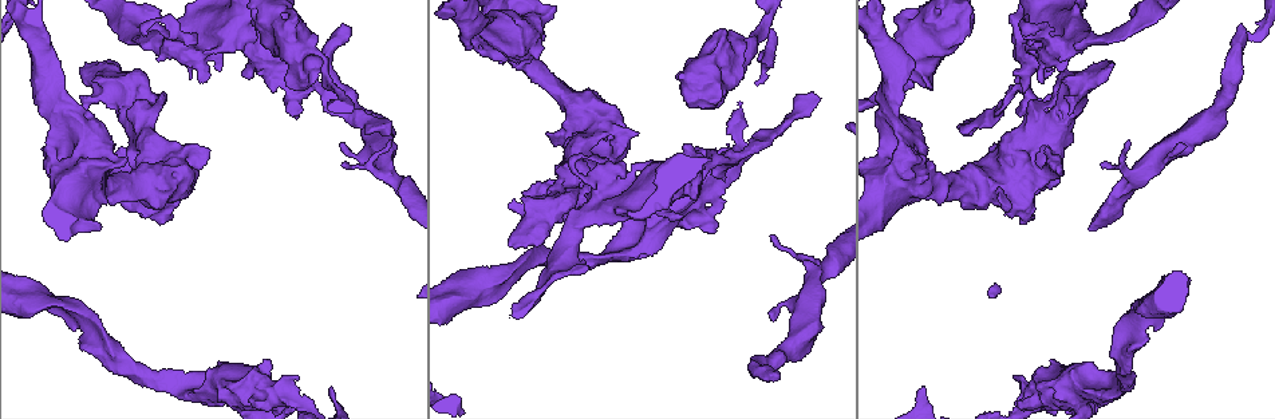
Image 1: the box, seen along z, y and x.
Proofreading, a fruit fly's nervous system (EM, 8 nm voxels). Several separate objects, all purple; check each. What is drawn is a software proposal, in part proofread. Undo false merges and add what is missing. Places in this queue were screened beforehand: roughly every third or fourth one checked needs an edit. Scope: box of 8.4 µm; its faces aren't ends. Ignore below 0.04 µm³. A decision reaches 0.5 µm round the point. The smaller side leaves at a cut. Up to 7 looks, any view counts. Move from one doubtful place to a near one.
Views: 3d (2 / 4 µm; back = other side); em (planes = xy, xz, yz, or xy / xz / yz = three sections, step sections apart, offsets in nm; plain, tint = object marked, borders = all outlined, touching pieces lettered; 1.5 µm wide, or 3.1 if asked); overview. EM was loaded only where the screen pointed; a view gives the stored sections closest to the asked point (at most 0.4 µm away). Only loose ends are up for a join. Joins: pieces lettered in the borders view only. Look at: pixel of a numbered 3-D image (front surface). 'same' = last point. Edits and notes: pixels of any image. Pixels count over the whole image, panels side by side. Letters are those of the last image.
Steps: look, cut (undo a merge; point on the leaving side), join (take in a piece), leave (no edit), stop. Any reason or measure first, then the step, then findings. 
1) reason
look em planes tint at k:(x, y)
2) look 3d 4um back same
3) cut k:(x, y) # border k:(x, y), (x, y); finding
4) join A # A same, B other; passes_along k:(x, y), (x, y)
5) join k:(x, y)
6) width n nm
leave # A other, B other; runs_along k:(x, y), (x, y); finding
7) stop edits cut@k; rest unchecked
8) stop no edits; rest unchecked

look 3d 4um back at 1:(887, 118)

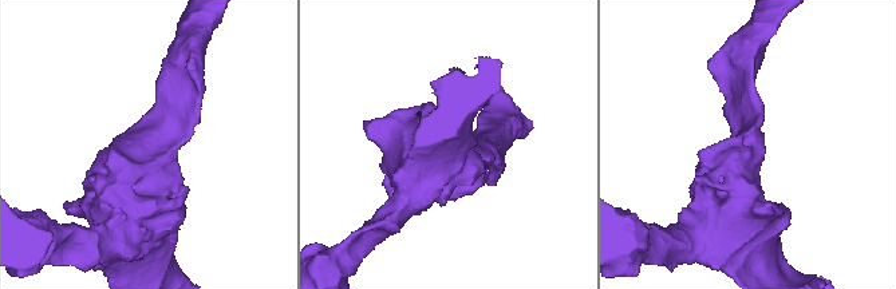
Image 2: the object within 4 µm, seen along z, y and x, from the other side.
look em planes plain at 2:(746, 141)

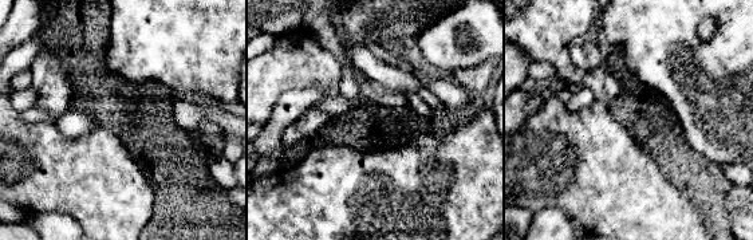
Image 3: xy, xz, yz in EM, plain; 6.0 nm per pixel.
look em planes borders same

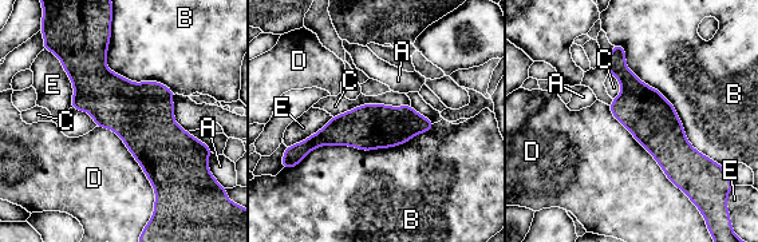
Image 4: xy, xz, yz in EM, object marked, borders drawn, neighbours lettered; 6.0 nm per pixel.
longest_contact B 900 nm
leave # A other, B other, C other, D other, E other; border 4:(608, 106), (612, 115), (691, 202); one cell here

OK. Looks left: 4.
thick turns thin
look 3d 4um back at 1:(657, 221)

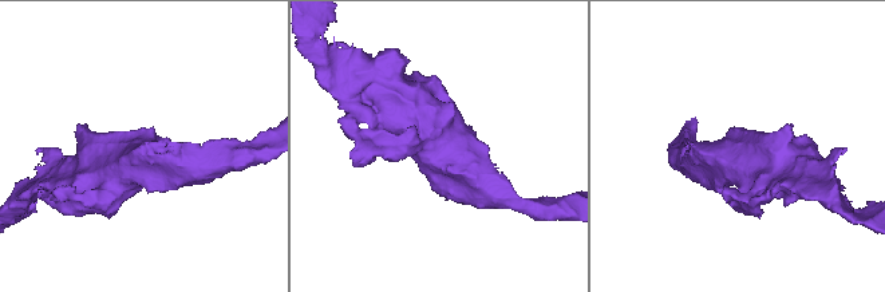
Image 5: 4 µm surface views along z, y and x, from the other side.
need the tissue
look em planes tint at 5:(734, 167)

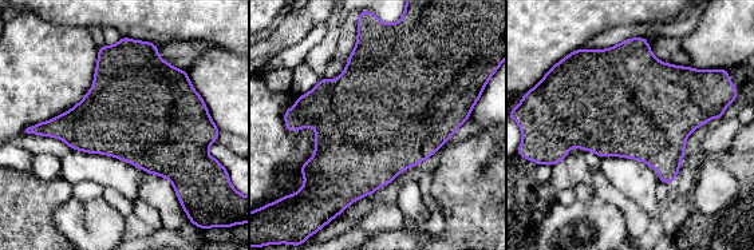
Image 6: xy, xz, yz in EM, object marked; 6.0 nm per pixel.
look em planes borders same

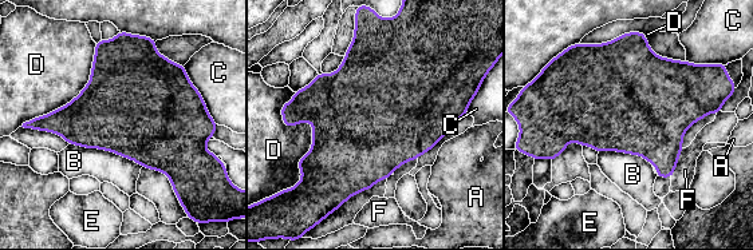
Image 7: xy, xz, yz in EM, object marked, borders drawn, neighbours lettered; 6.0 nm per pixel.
width 650 nm
leave # A other, B other, C other, D other, E other, F other; border 7:(69, 143), (111, 150), (142, 166); continuous, no second cell

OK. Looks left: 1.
look em planes borders at 1:(774, 378)

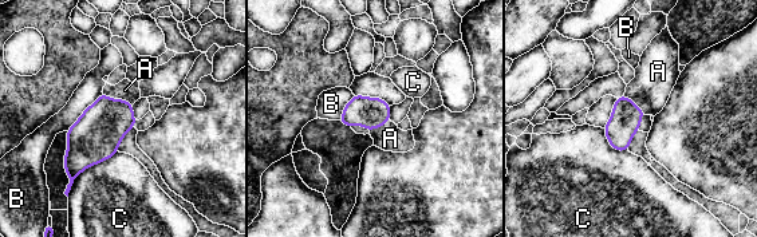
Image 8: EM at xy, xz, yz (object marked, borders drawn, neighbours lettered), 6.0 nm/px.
join A # A same, B other, C other; it goes on there

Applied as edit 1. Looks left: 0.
stop edits join@8; rest unchecked

